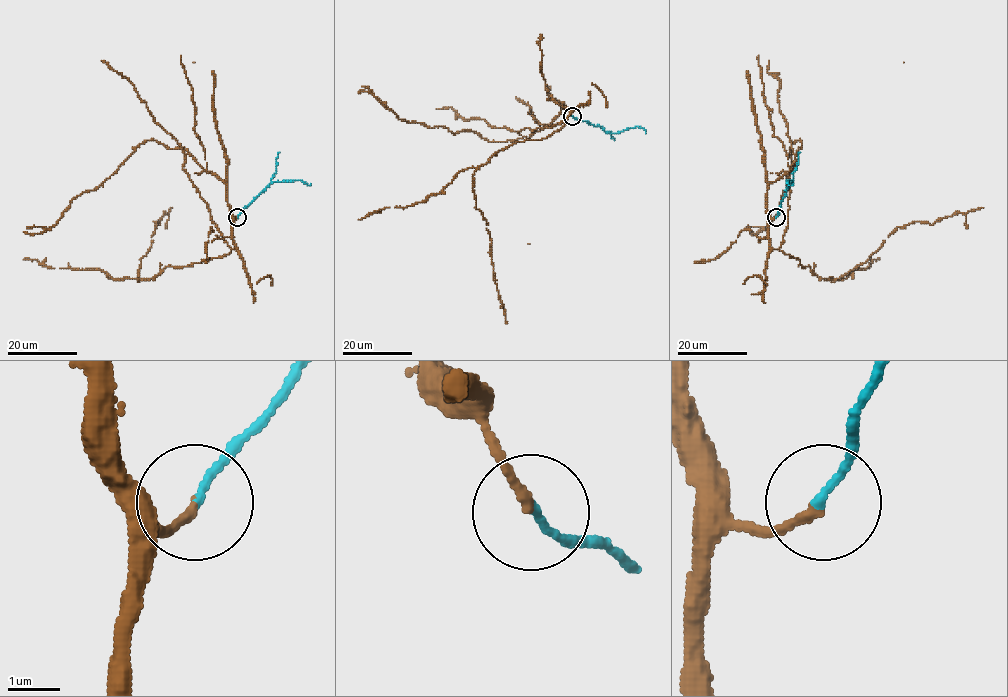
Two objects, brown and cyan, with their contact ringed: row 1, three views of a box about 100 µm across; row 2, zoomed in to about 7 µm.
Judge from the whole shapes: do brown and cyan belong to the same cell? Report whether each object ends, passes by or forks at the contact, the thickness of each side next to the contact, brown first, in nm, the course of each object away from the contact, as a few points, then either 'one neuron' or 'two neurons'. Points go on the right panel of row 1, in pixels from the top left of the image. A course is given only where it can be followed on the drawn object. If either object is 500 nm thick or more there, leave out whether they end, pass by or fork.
brown ends | cyan ends | 180/140 nm | brown via (776, 217), (768, 221), (773, 249), (833, 281), (868, 260), (898, 227), (932, 224), (984, 208) | cyan via (776, 217), (786, 189), (792, 181), (786, 180), (788, 185), (792, 184) | one neuron

